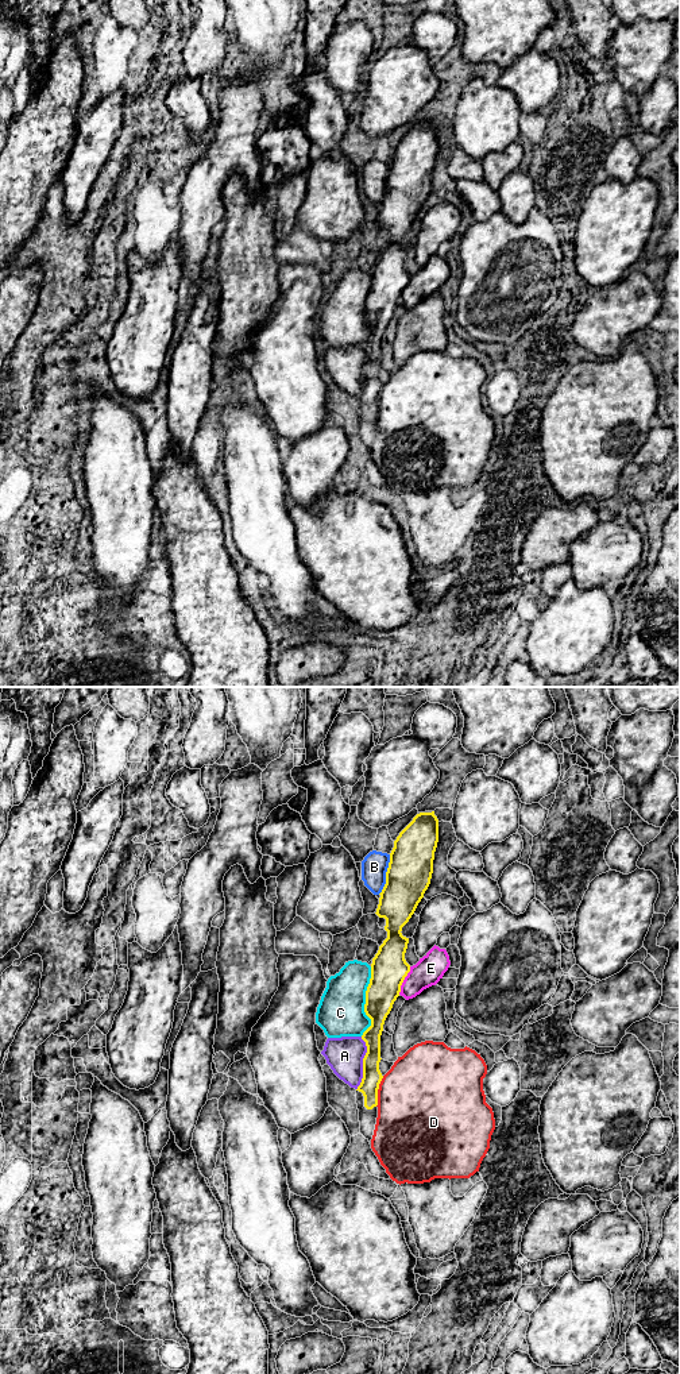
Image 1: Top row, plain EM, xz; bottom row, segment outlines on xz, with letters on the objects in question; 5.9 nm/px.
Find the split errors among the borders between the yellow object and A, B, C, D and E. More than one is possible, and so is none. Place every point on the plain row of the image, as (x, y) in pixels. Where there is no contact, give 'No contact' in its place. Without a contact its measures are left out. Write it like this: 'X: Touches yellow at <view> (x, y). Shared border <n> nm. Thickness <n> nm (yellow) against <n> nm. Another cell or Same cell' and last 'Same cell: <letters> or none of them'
A: Touches yellow at xz (363, 373). Shared border 320 nm. Thickness 110 nm (yellow) against 220 nm. Another cell
B: Touches yellow at xz (386, 184). Shared border 260 nm. Thickness 260 nm (yellow) against 160 nm. Another cell
C: Touches yellow at xz (366, 311). Shared border 420 nm. Thickness 220 nm (yellow) against 280 nm. Another cell
D: Touches yellow at xz (377, 400). Shared border 190 nm. Thickness 110 nm (yellow) against 480 nm. Another cell
E: Touches yellow at xz (404, 288). Shared border 180 nm. Thickness 220 nm (yellow) against 170 nm. Another cell
Same cell: none of them

